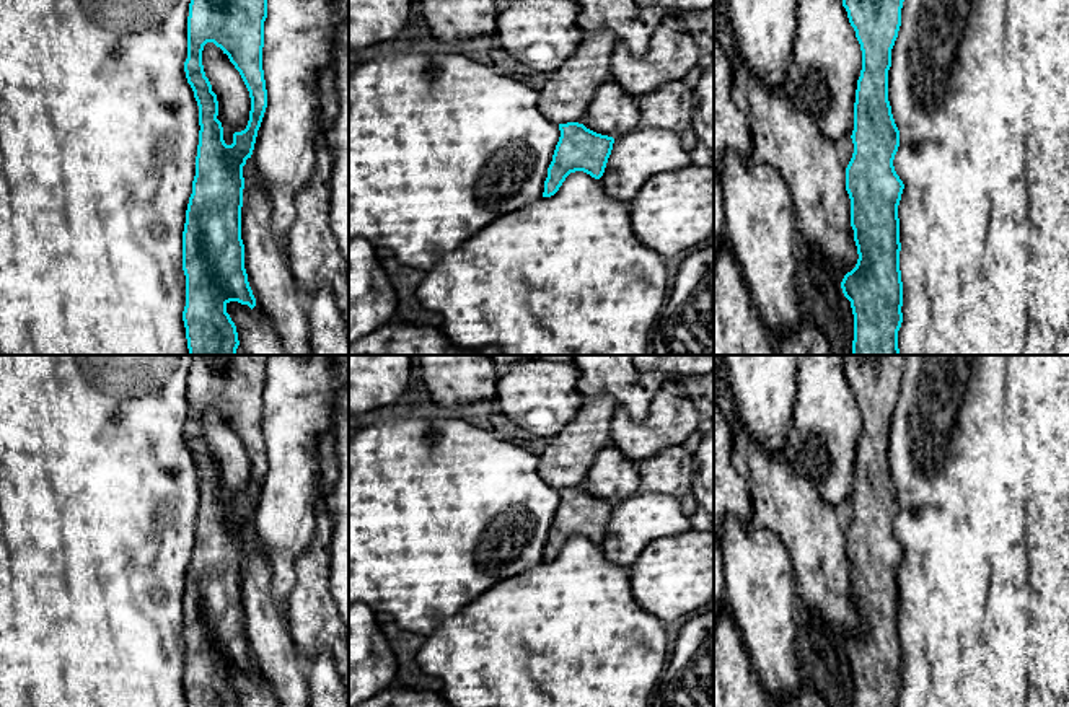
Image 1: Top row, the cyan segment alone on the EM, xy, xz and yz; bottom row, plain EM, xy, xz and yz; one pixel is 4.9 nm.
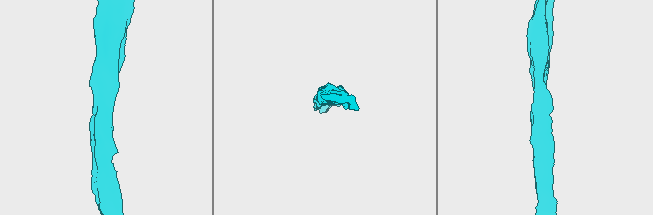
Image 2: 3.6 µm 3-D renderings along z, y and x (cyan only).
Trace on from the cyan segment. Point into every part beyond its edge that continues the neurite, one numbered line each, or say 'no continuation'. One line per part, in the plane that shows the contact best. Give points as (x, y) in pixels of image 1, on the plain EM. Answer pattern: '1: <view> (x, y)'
no continuation

